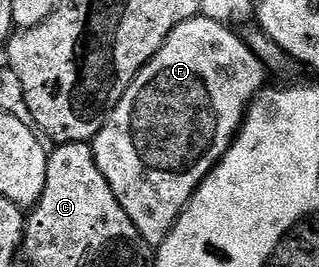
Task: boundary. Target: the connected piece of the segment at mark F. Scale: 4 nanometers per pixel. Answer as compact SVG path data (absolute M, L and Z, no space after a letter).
M197 16L186 20L182 24L178 24L178 28L174 28L174 32L170 32L166 44L162 44L160 51L140 69L136 74L136 79L126 88L126 92L116 101L116 105L108 111L104 119L103 128L97 132L96 137L90 143L94 152L94 160L98 164L98 172L102 172L102 176L106 176L106 184L110 184L110 188L114 192L118 204L122 204L126 216L130 218L134 224L134 228L138 228L142 240L147 242L149 247L159 247L164 237L171 230L172 225L180 218L184 207L191 202L194 191L203 184L204 179L211 174L212 169L220 163L224 153L235 142L236 136L240 132L240 126L244 123L244 115L247 114L248 108L252 104L252 99L260 93L262 87L265 85L265 66L258 60L258 56L254 56L254 52L248 47L247 41L241 35L239 38L232 30L235 29L231 25L223 22L215 22L203 16Z

